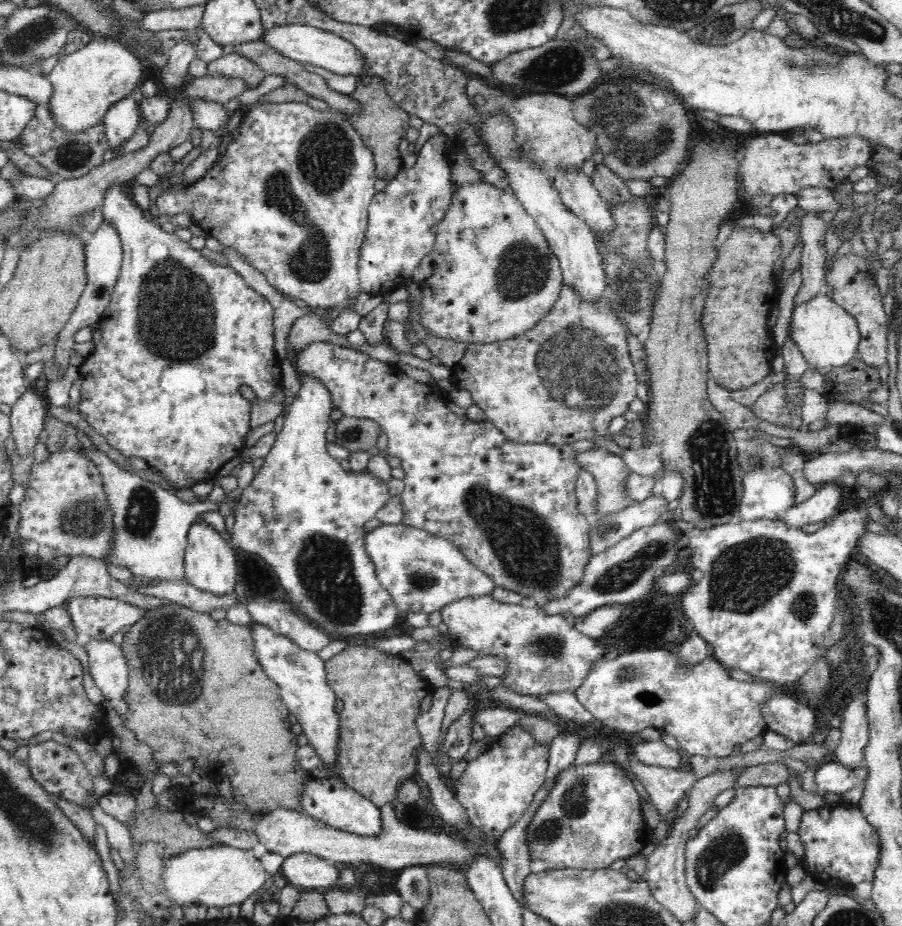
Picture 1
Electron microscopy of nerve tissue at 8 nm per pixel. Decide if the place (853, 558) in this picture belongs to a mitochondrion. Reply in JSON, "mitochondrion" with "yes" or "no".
{"mitochondrion":"no"}

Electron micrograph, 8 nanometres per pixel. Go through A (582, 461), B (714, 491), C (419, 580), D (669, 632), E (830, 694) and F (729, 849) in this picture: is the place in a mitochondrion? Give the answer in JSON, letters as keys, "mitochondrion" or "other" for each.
{"A":"other","B":"mitochondrion","C":"mitochondrion","D":"other","E":"other","F":"mitochondrion"}

